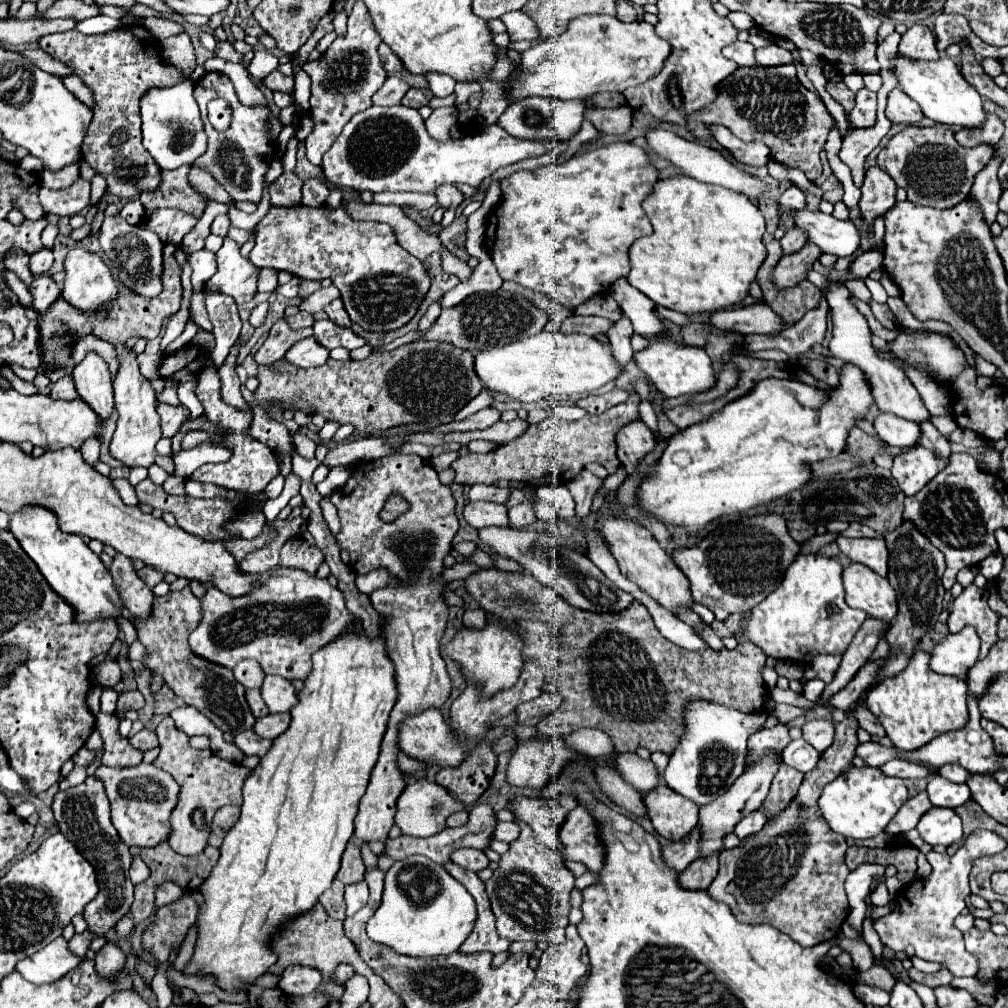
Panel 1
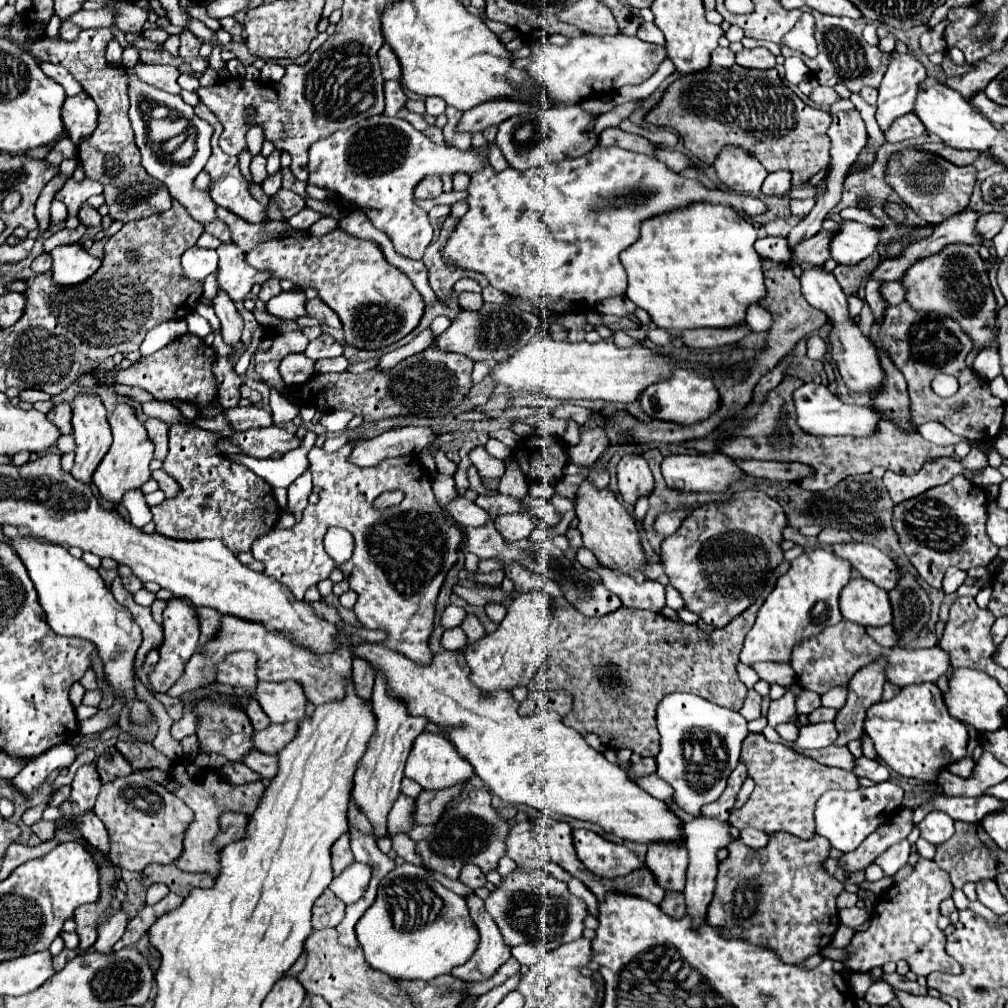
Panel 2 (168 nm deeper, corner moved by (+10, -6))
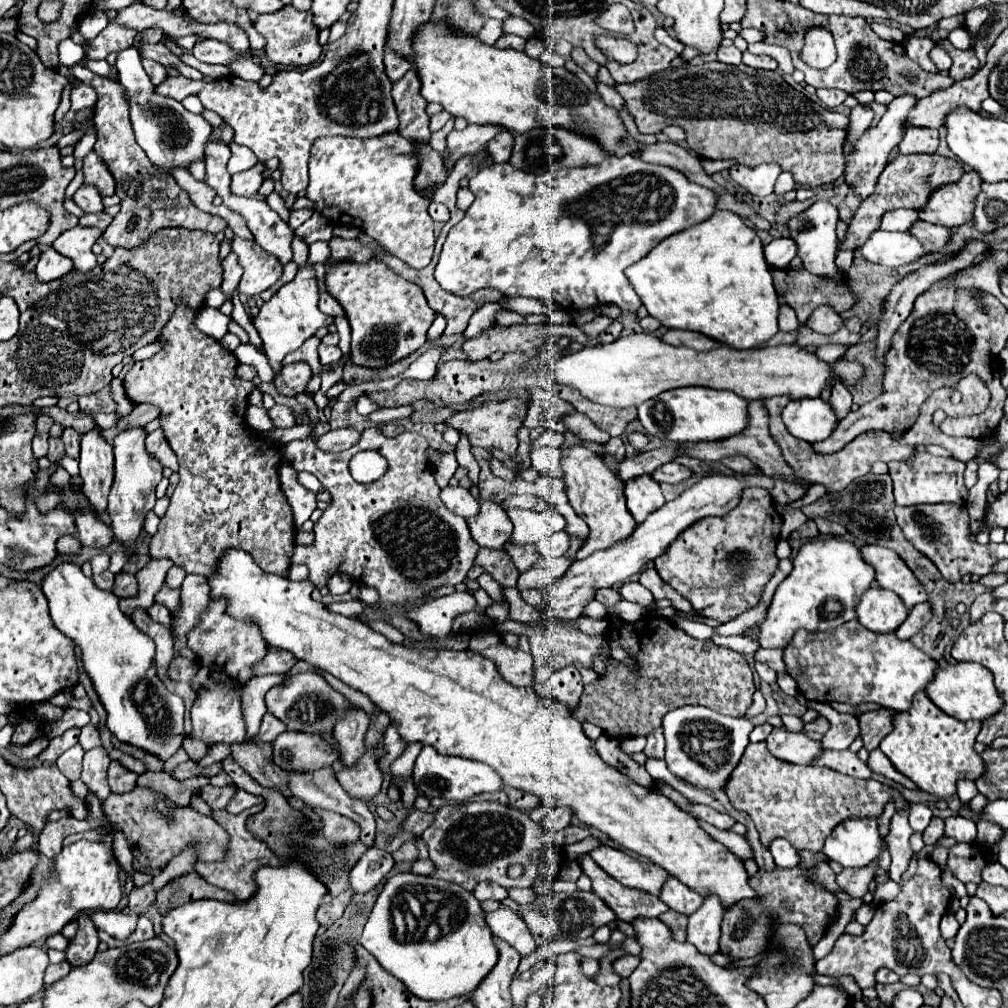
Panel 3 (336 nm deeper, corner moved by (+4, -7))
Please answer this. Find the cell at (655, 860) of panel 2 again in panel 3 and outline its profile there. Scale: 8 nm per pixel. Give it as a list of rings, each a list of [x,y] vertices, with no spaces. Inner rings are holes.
[[[671,875],[667,879],[667,883],[663,885],[663,891],[659,897],[667,903],[667,907],[671,907],[679,913],[685,913],[685,915],[691,915],[703,903],[703,897],[697,891],[691,891],[691,887],[679,883]]]

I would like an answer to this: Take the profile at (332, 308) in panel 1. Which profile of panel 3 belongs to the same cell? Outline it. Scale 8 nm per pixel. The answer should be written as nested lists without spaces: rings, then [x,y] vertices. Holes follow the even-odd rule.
[[[321,293],[319,309],[321,309],[325,315],[329,315],[329,317],[339,317],[339,315],[343,315],[343,307],[341,307],[329,293]]]

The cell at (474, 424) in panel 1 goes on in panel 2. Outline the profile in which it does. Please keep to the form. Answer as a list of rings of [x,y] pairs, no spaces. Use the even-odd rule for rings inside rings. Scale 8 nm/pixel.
[[[395,428],[377,438],[359,442],[351,454],[351,462],[357,466],[375,466],[383,458],[419,454],[433,440],[435,434],[429,428]]]

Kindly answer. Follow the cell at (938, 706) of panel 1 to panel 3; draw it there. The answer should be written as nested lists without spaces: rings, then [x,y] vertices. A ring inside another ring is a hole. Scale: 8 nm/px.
[[[925,691],[913,697],[913,705],[907,711],[899,711],[891,719],[893,729],[881,741],[881,751],[889,757],[897,771],[917,783],[919,789],[937,795],[941,799],[955,793],[959,779],[977,779],[983,773],[983,759],[973,749],[975,739],[981,731],[979,721],[957,721],[947,713],[939,711],[935,703],[927,699]]]

